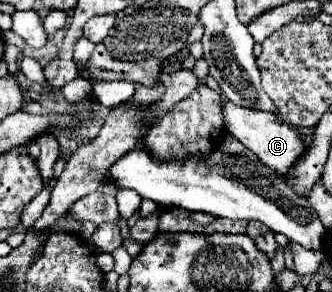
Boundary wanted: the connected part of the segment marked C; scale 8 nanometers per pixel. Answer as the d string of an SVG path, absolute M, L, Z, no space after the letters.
M224 103L224 123L226 123L226 131L230 135L234 135L242 145L246 145L266 167L276 171L280 177L290 177L292 165L296 165L300 153L304 153L304 149L306 149L300 131L296 127L284 123L274 113L252 111L252 109L238 107L234 103Z

